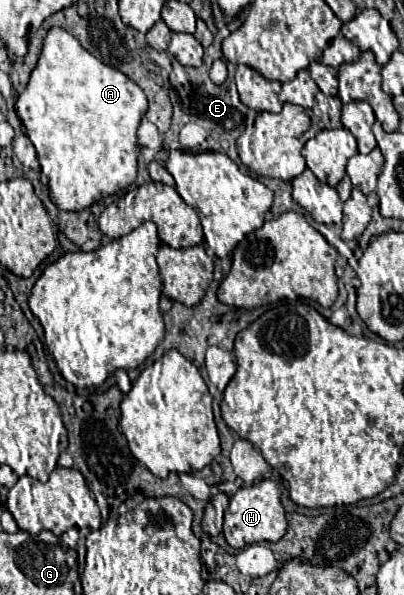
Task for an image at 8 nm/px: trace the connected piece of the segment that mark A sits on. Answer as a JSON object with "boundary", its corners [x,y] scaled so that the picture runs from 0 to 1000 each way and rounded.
{"boundary":[[[149,45],[119,52],[74,136],[40,166],[40,193],[89,247],[104,291],[119,297],[124,334],[149,355],[208,355],[243,334],[312,318],[337,304],[347,257],[337,217],[361,183],[361,160],[327,133],[243,103],[168,52]]]}

